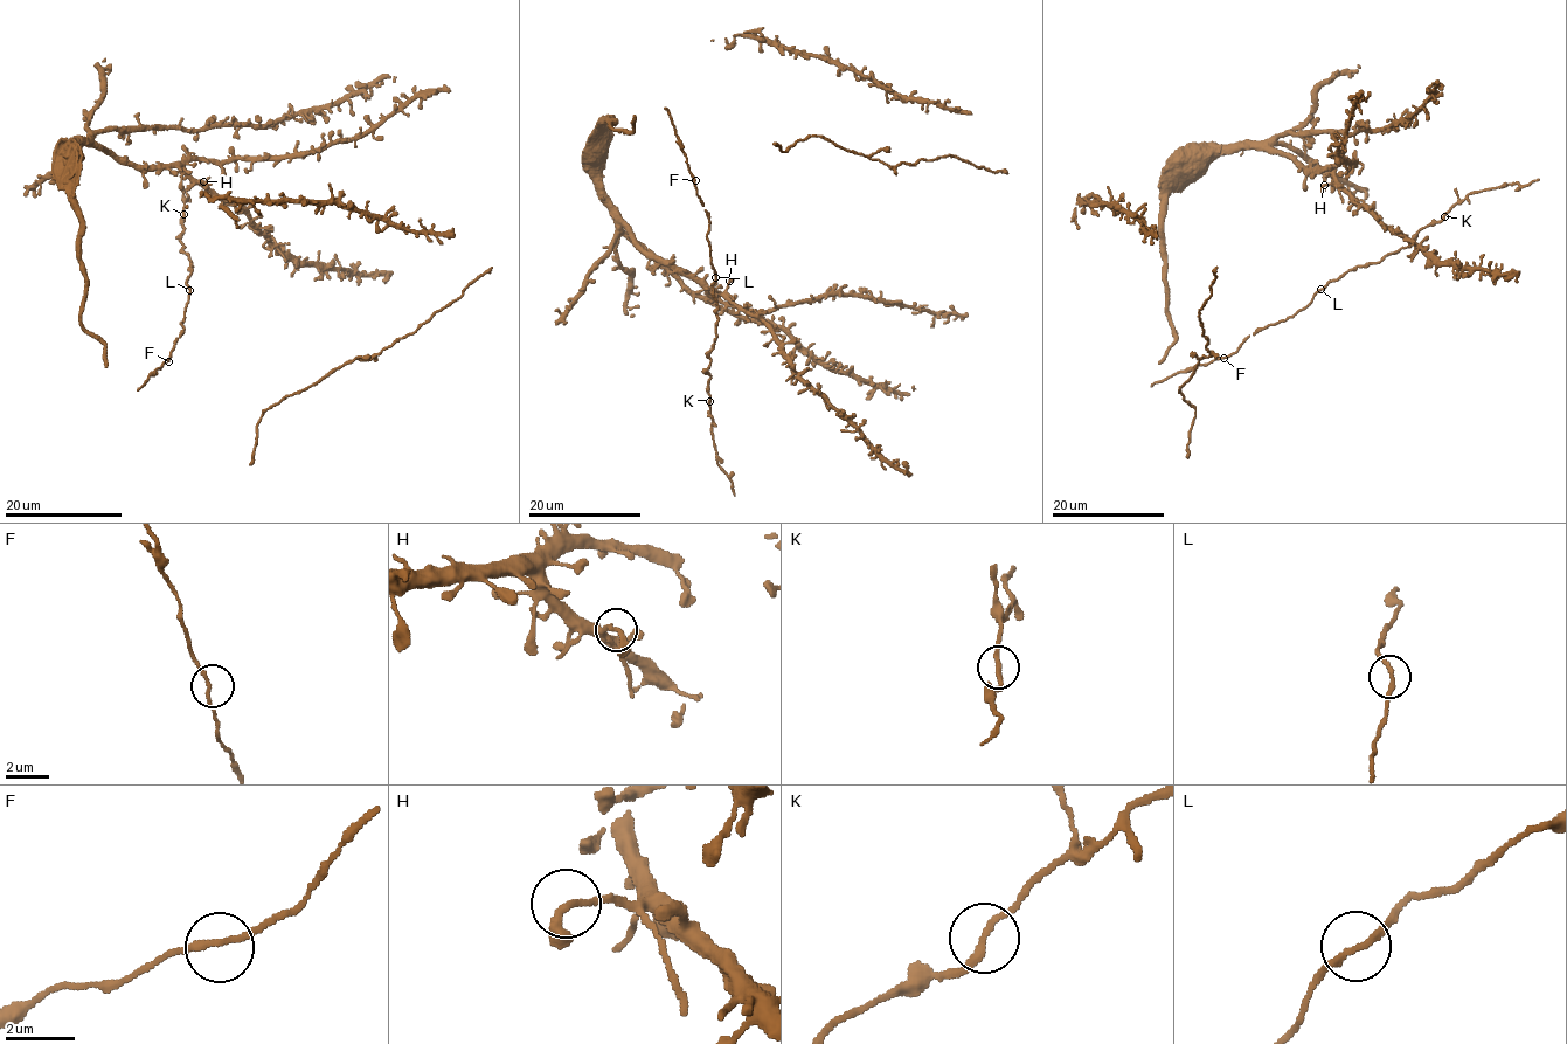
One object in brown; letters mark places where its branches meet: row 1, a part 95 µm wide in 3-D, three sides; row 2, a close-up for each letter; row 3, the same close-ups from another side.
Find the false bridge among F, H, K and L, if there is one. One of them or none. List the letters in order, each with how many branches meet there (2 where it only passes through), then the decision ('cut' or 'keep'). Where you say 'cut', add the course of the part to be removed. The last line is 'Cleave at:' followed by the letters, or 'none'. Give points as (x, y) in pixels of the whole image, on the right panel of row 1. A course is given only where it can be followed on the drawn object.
F: branches 2; keep
H: branches 2; keep
K: branches 2; keep
L: branches 2; keep
Cleave at: none

